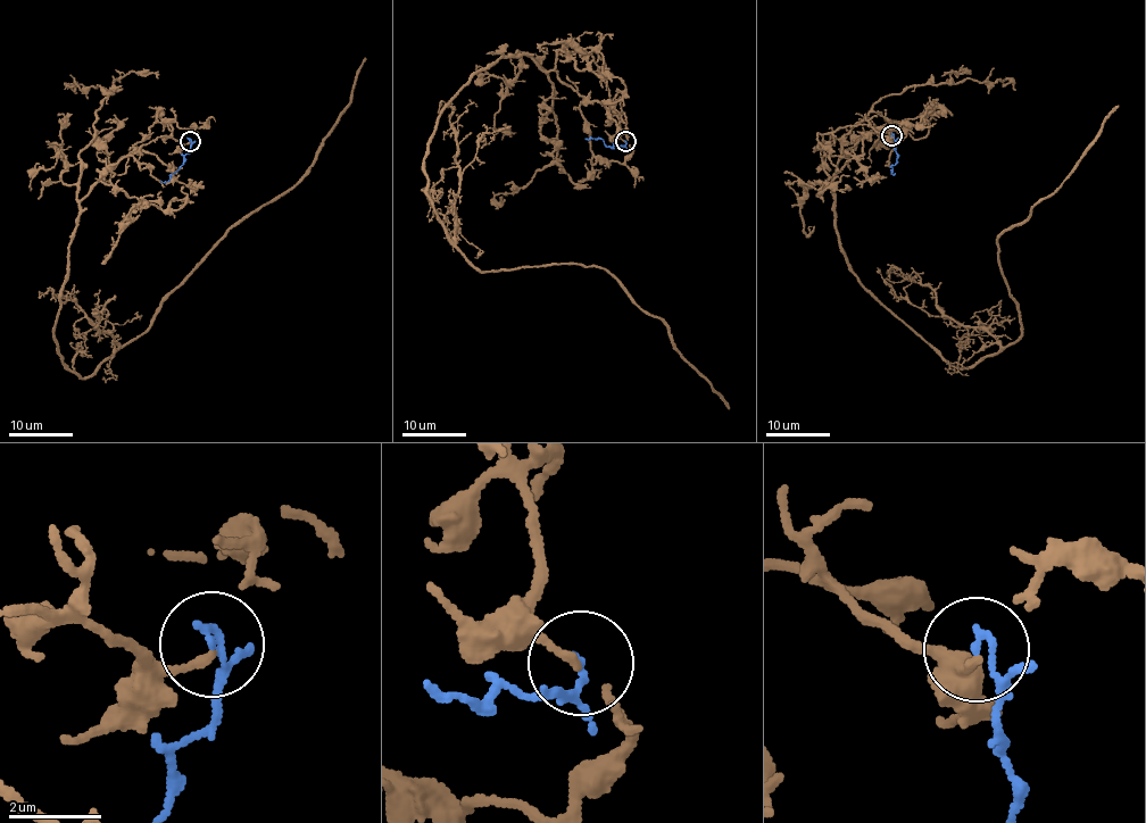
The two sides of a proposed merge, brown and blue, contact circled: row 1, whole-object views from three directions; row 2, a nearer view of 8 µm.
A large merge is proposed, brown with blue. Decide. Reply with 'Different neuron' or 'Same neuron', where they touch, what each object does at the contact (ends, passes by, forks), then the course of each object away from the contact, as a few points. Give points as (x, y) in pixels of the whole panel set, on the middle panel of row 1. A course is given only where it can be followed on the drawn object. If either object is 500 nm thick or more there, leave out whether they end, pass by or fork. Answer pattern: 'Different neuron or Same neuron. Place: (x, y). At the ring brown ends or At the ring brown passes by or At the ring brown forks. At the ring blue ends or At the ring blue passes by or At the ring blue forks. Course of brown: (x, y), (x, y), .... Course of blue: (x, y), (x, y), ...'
Different neuron. Place: (625, 141). At the ring brown ends. At the ring blue ends. Course of brown: (625, 141), (589, 53), (501, 58), (440, 115), (428, 194), (483, 272), (598, 266), (729, 409). Course of blue: (625, 141), (625, 144), (611, 147), (600, 138), (586, 139)

